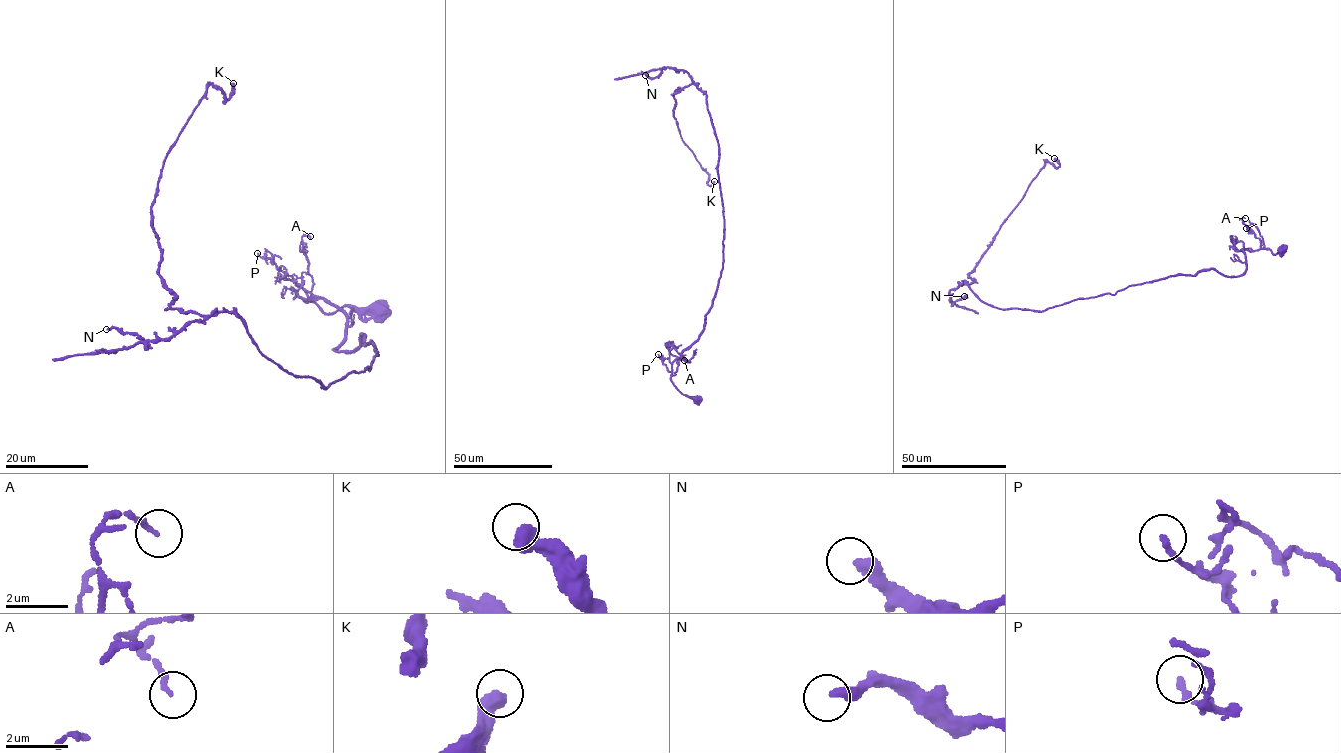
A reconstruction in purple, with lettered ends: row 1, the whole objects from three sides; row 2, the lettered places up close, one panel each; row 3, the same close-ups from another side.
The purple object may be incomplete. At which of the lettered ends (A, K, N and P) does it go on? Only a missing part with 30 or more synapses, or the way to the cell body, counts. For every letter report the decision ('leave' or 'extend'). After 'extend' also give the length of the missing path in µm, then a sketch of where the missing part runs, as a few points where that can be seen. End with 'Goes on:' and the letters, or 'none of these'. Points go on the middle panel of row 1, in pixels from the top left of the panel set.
A: leave
K: leave
N: leave
P: leave
Goes on: none of these

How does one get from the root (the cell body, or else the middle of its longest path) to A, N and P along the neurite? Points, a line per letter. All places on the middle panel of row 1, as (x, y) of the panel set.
A: (696, 399), (683, 395), (671, 379), (677, 371), (677, 360), (681, 356), (684, 360)
N: (696, 399), (671, 373), (677, 358), (689, 362), (681, 354), (722, 268), (718, 143), (688, 73), (645, 75)
P: (696, 399), (678, 390), (671, 379), (672, 372), (658, 354)

